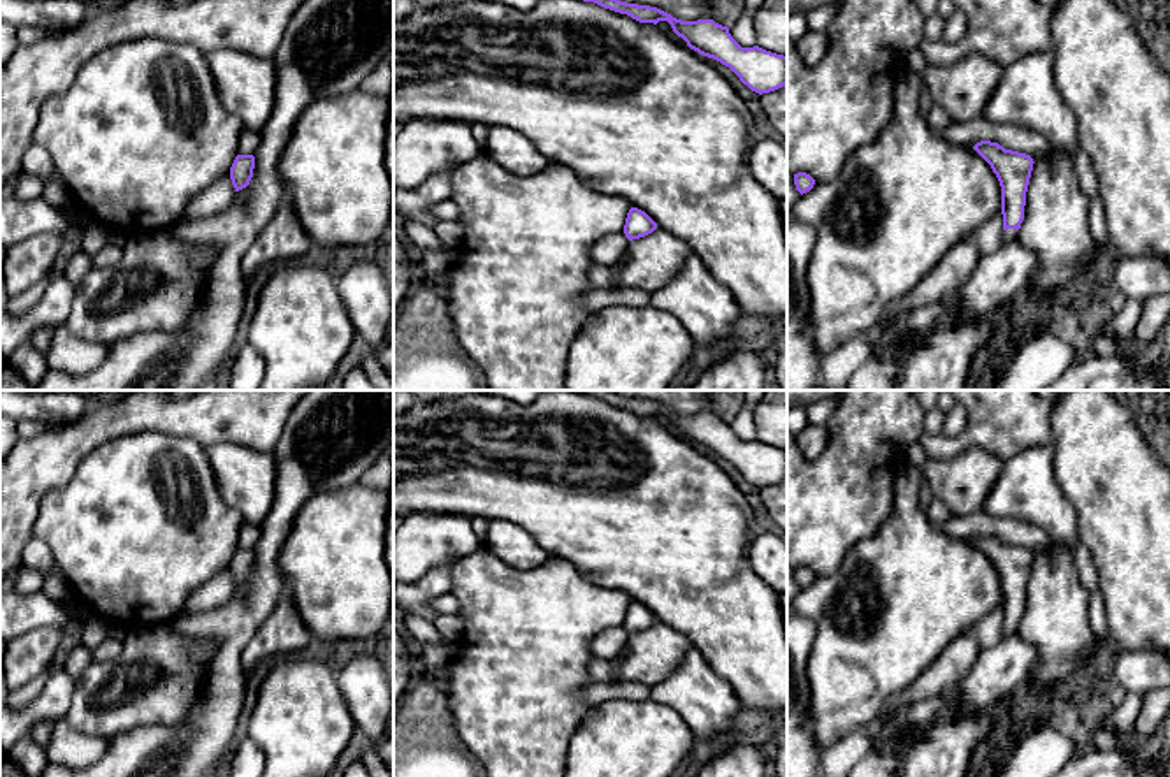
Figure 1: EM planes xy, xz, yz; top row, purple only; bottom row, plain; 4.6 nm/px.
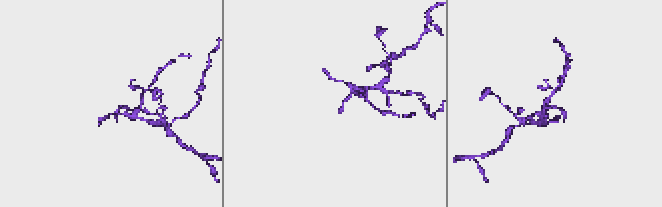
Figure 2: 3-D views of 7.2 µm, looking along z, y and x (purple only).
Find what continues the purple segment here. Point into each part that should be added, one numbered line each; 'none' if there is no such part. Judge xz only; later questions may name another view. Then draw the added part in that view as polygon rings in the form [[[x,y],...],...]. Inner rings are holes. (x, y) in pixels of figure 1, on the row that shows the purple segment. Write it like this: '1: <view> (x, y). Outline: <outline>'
none

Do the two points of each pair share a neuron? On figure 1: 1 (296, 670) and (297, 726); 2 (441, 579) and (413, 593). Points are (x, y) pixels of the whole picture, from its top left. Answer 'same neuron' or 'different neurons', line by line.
1: same neuron
2: same neuron

